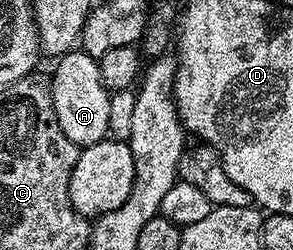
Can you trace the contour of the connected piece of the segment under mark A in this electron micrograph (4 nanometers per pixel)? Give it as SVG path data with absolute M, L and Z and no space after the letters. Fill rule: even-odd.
M71 50L57 57L55 64L58 65L54 68L54 77L48 80L48 87L56 118L60 122L60 130L64 130L64 134L68 134L68 138L79 149L107 139L110 134L108 102L111 91L100 78L97 59L81 50Z

